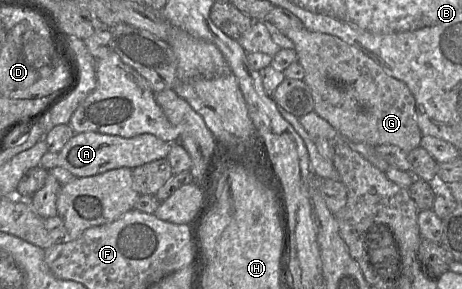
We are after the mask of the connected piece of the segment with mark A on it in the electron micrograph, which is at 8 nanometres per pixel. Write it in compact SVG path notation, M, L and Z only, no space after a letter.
M99 132L75 133L58 153L58 166L65 168L75 177L89 177L108 170L135 167L166 158L170 144L152 134L139 134L134 137L102 134Z

